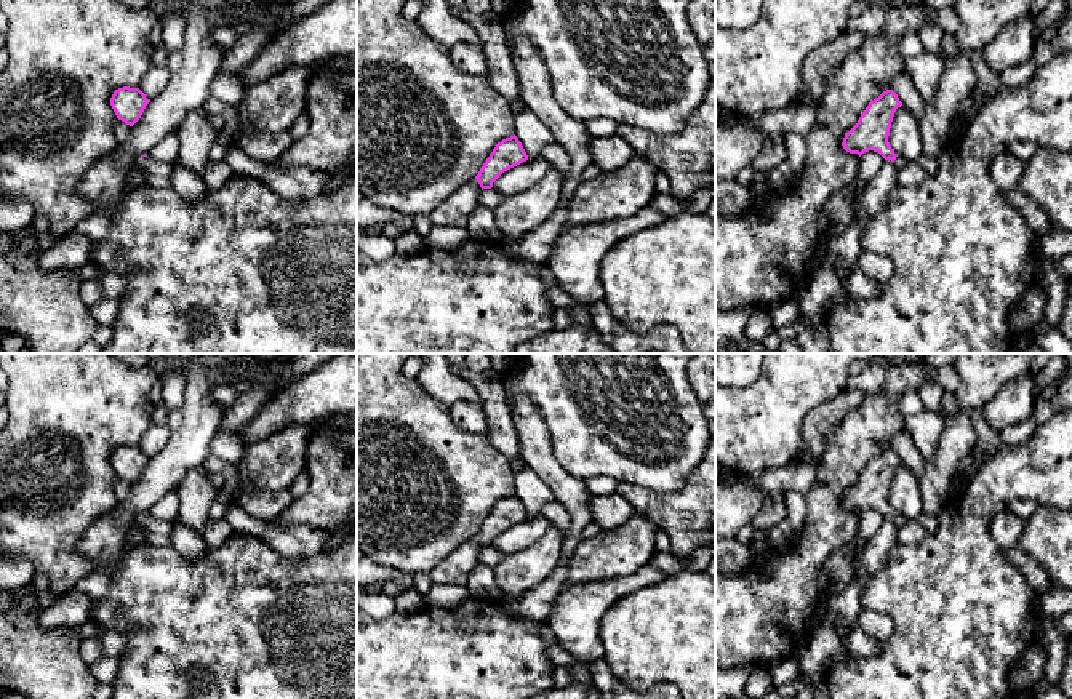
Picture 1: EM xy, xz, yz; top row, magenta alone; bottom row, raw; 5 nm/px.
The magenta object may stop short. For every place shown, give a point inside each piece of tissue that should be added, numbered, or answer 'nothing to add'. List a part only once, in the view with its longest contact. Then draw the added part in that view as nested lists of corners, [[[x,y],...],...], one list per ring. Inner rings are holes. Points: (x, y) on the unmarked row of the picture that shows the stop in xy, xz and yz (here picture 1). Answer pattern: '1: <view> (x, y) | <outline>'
nothing to add

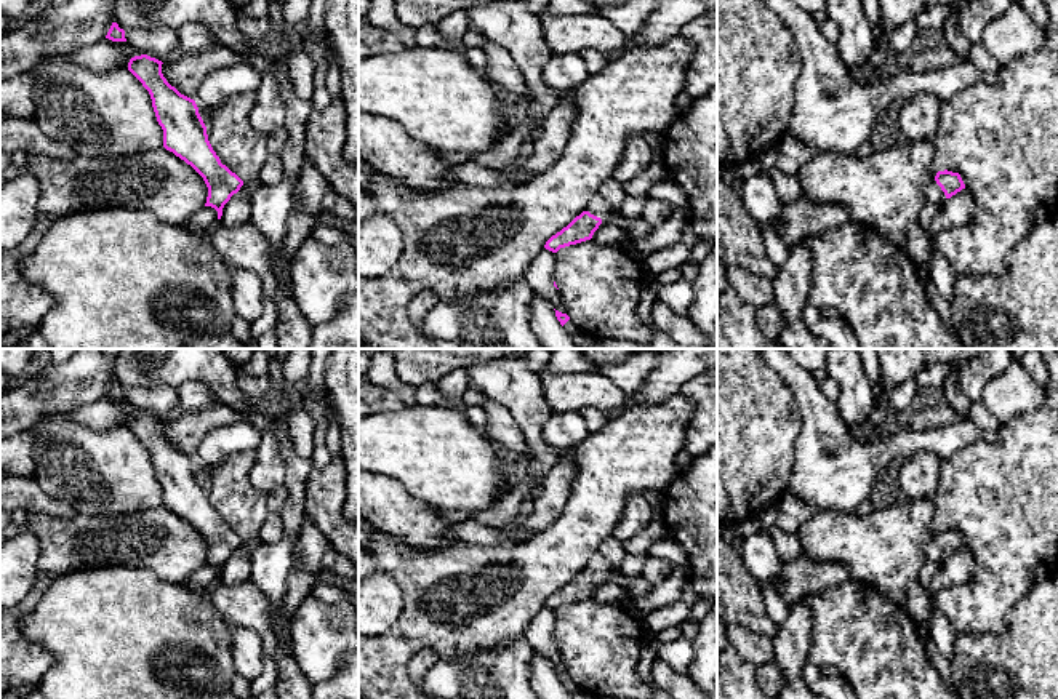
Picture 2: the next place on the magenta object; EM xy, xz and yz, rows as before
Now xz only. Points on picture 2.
1: xz (597, 565) | [[[595,553],[591,558],[586,569],[600,576],[603,582],[616,584],[627,593],[627,597],[647,595],[653,587],[643,577],[627,579],[619,571],[616,571],[600,553]]]

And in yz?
1: yz (933, 552) | [[[933,537],[925,549],[925,560],[933,561],[933,563],[943,563],[946,558],[948,557],[946,557],[944,550]]]

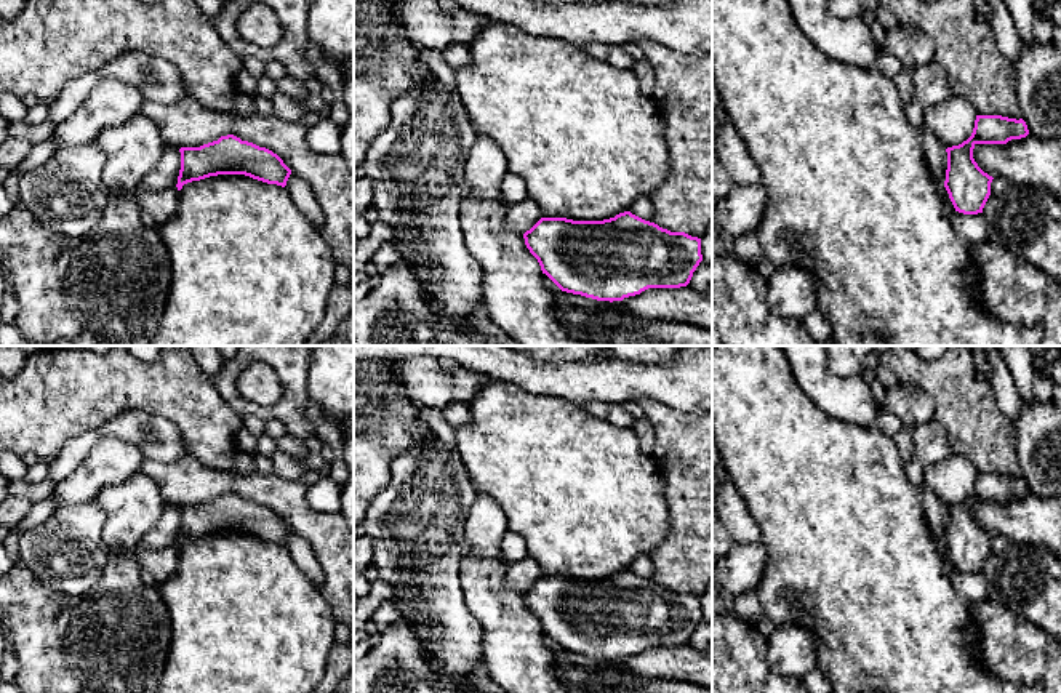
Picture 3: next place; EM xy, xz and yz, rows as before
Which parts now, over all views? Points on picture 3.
nothing to add

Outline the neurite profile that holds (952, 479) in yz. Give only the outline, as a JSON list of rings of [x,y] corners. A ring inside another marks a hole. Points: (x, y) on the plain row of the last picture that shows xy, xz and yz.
[[[951,455],[941,463],[923,469],[925,485],[946,507],[959,504],[971,495],[976,474],[975,466],[959,455]]]

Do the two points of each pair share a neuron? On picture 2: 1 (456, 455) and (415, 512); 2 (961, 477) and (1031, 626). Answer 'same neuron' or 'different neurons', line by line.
1: different neurons
2: different neurons

